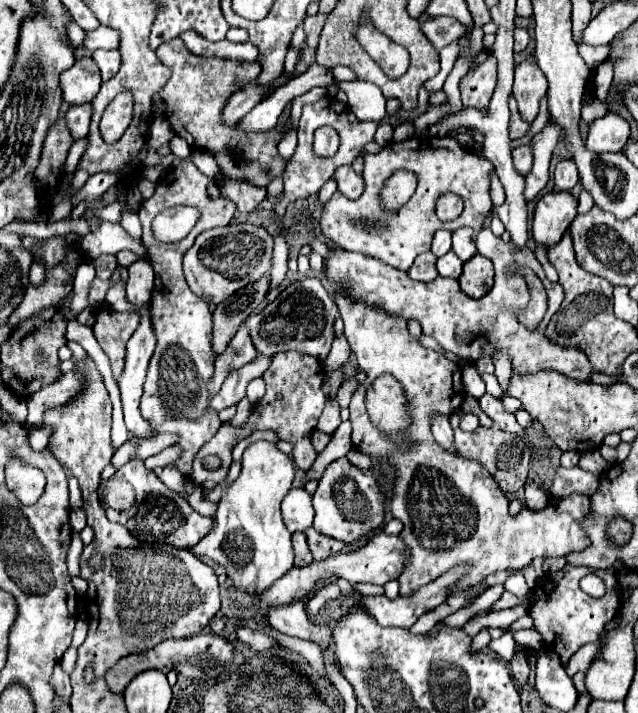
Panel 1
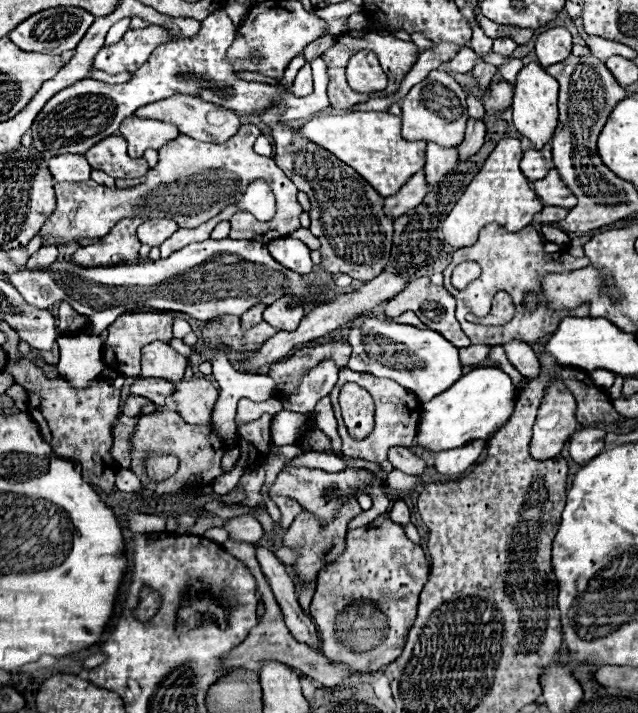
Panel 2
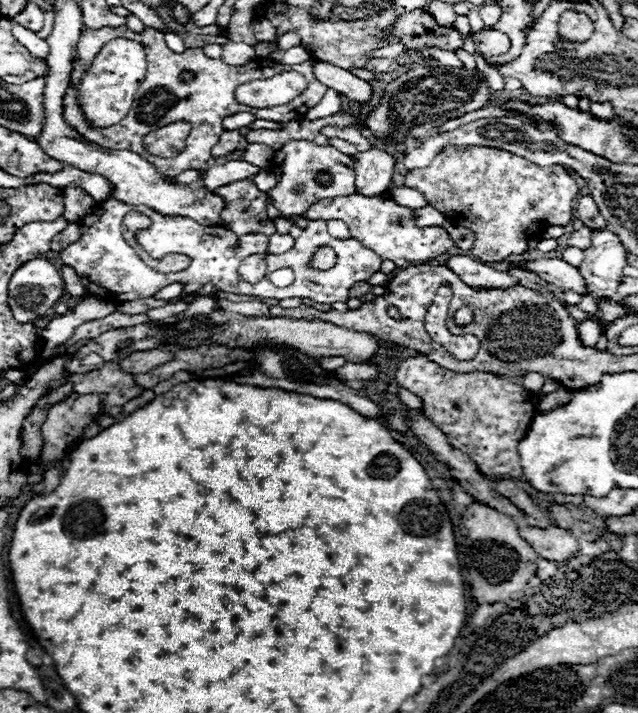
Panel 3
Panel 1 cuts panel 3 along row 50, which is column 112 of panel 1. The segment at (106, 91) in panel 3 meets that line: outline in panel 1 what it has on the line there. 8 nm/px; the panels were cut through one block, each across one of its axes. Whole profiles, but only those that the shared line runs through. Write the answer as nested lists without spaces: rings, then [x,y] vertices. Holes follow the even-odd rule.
[[[122,92],[104,110],[102,120],[100,120],[100,134],[106,144],[118,142],[122,138],[122,134],[126,132],[126,128],[132,120],[132,104],[134,104],[132,94]]]

